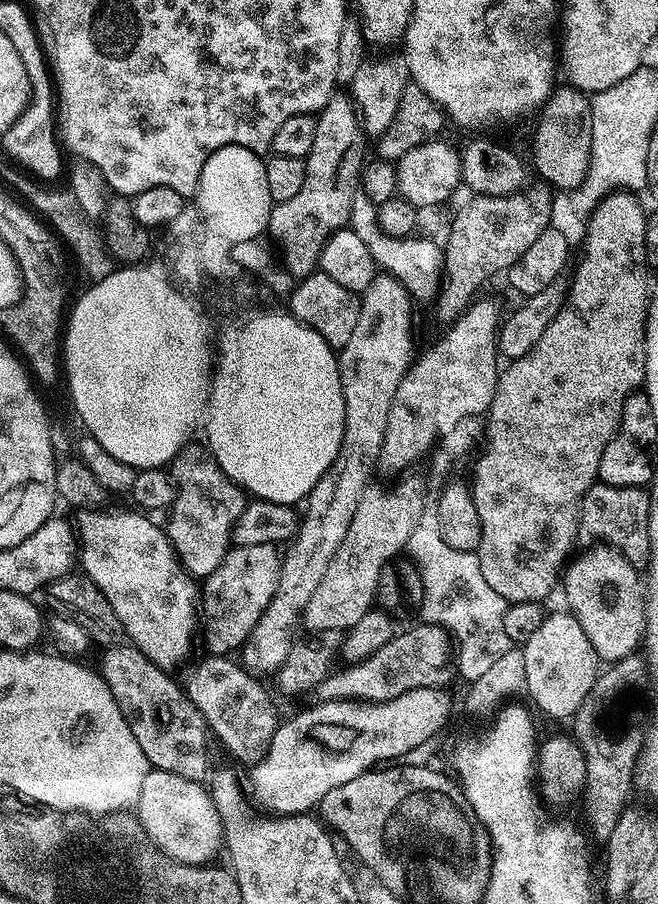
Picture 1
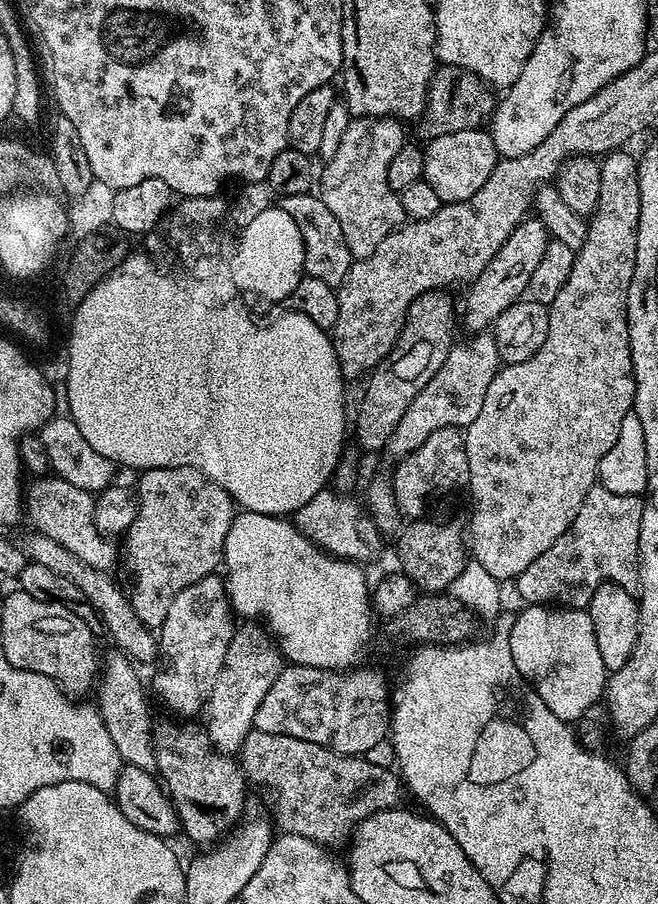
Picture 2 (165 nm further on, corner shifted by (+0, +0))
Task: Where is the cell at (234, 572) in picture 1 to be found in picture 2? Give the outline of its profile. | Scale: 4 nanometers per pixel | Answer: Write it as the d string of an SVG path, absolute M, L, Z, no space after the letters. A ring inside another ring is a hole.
M213 574L194 582L194 586L186 586L186 590L170 602L170 610L166 610L166 618L158 630L159 651L165 664L152 684L150 680L150 688L176 718L192 718L195 712L205 711L232 641L232 605L228 602L225 581L218 577Z

